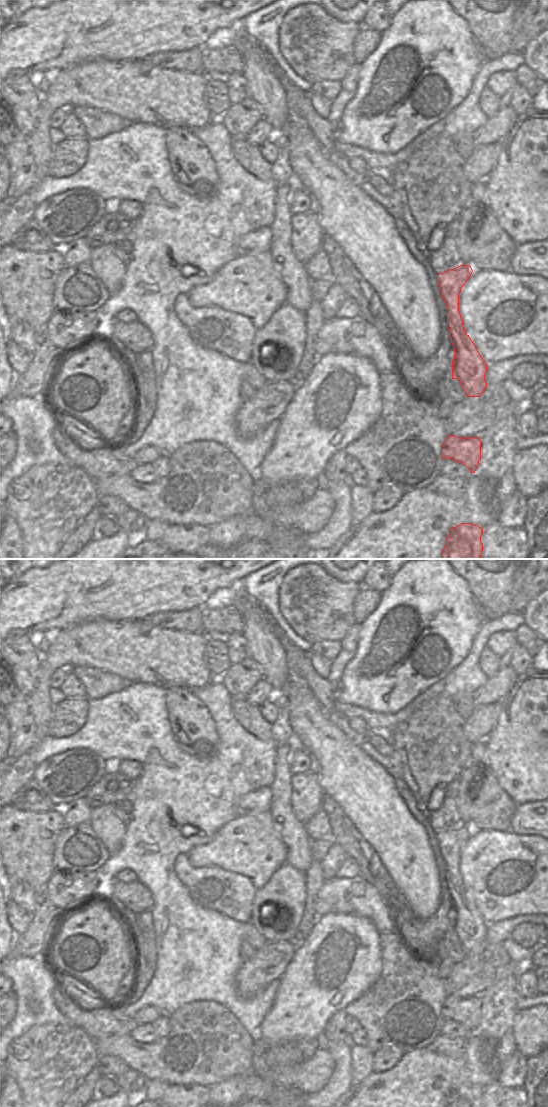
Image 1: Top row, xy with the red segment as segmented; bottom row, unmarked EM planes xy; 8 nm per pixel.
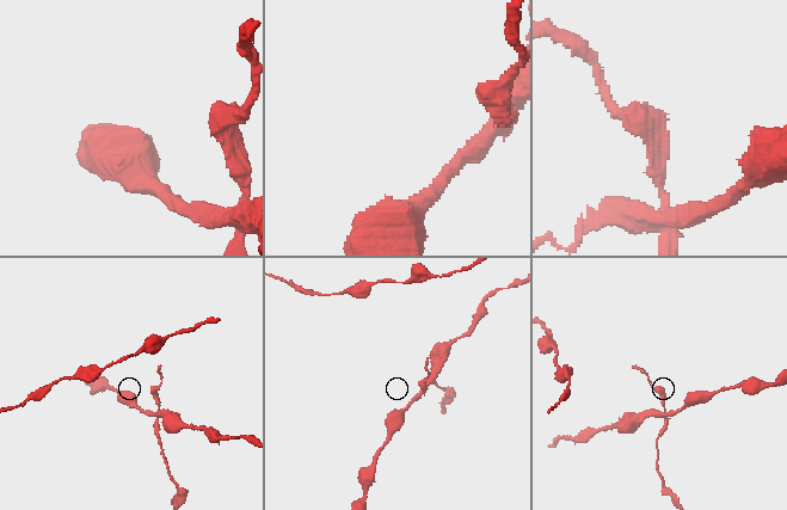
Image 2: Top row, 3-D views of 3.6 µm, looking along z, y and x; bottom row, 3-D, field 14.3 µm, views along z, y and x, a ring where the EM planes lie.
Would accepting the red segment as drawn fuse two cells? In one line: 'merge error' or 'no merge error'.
merge error

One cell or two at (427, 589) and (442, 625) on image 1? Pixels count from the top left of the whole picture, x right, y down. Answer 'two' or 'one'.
one

